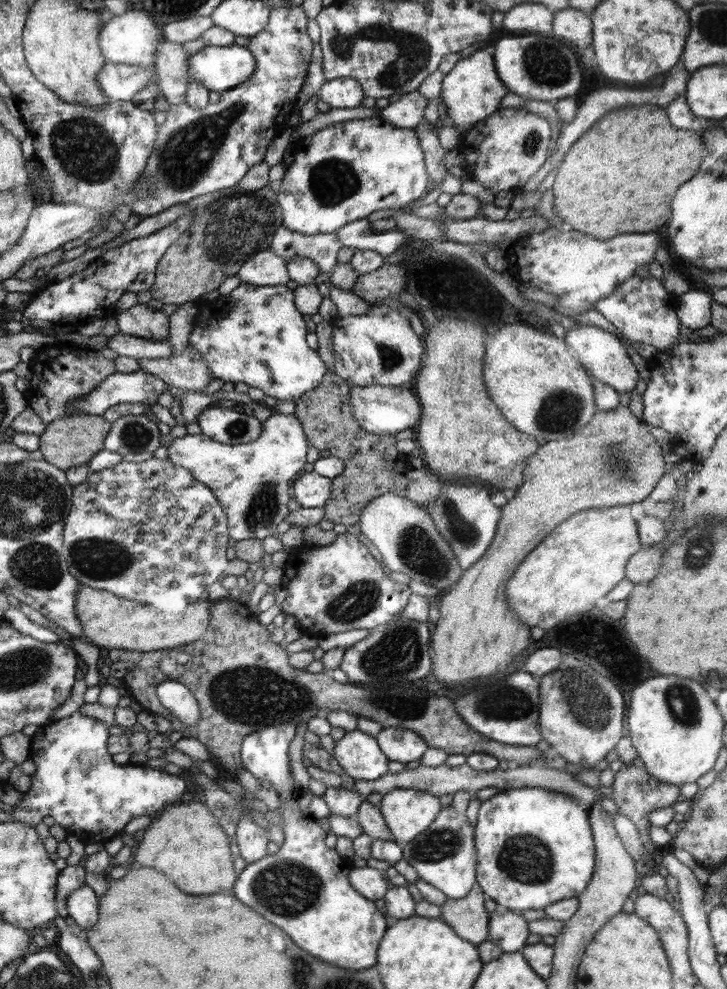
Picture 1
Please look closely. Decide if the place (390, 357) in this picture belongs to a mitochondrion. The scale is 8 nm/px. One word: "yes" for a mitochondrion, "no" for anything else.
yes

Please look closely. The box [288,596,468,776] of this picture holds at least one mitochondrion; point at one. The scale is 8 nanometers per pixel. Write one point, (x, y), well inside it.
(400, 652)

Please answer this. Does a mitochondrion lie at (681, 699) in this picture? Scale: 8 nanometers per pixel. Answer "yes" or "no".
yes

